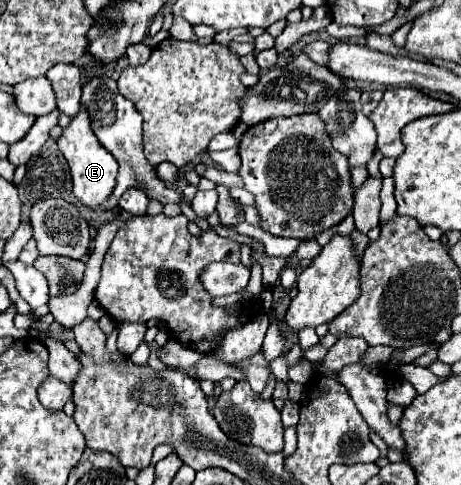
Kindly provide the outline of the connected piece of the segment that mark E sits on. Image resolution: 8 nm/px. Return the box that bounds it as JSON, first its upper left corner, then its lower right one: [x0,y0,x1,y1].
[57,109,119,207]

